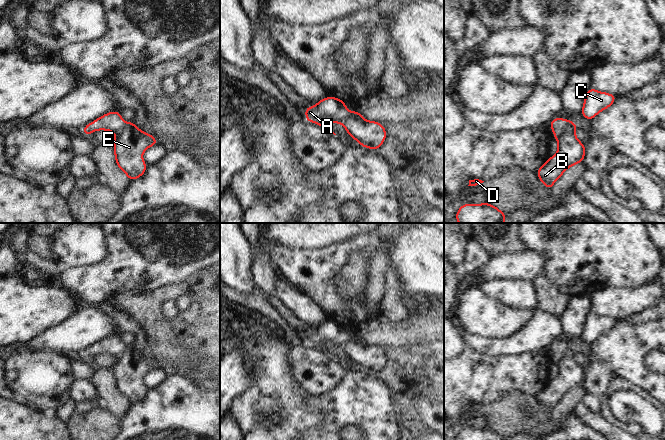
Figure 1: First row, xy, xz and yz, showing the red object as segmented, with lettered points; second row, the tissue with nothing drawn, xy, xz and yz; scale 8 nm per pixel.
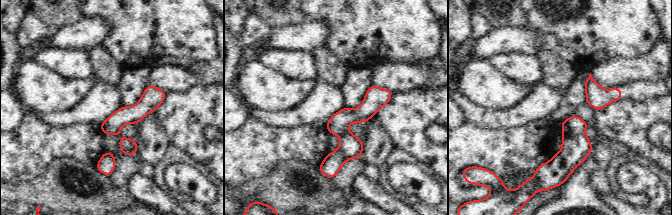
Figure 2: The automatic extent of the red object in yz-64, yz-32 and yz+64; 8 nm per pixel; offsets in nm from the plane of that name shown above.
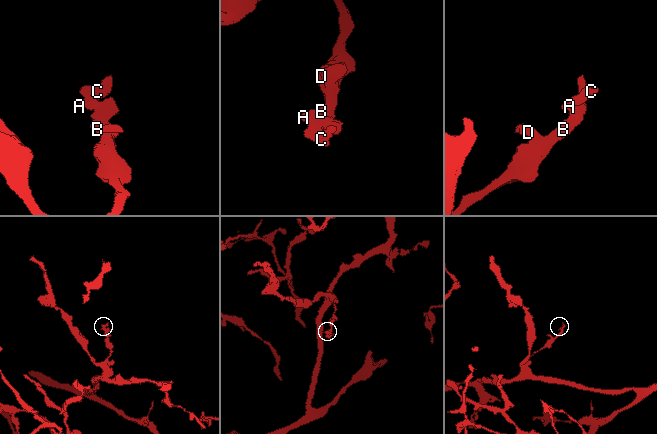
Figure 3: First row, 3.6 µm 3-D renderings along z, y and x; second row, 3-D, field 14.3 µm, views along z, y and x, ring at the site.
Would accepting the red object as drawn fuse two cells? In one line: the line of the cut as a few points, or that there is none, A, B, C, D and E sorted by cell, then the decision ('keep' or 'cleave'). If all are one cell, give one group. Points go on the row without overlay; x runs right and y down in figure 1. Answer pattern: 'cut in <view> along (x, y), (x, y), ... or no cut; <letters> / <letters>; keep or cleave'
cut in yz along (575, 348), (566, 350), (557, 363); A C / B D E; cleave

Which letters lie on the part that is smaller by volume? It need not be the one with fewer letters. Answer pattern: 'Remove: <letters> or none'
Remove: A, C

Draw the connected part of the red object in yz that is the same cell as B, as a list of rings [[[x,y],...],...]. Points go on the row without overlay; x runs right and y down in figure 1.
[[[568,349],[563,354],[558,365],[558,377],[548,382],[536,398],[540,405],[548,412],[552,413],[555,405],[562,400],[569,391],[584,385],[585,369],[575,360],[576,349]]]

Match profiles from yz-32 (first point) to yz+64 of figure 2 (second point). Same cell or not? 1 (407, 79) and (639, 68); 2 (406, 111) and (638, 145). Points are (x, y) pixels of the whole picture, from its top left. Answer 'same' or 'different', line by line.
1: same
2: same

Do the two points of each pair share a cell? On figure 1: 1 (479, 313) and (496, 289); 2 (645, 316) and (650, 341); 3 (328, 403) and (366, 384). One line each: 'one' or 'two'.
1: two
2: two
3: one

